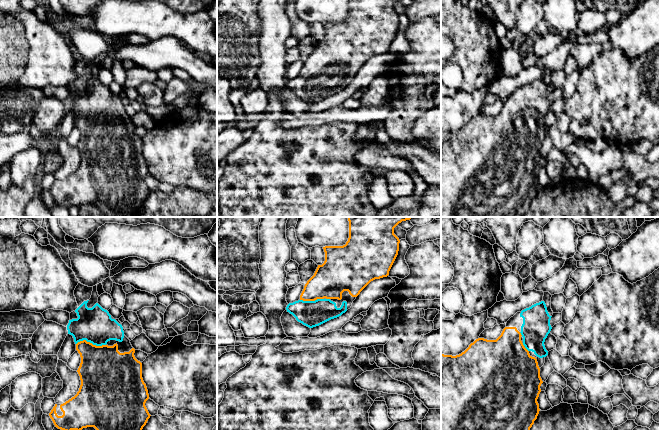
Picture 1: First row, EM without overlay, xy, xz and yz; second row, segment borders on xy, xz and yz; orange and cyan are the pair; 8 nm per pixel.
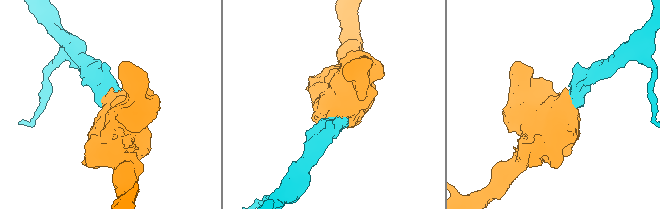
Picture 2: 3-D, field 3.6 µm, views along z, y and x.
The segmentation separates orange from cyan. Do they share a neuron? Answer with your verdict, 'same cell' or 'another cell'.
same cell

